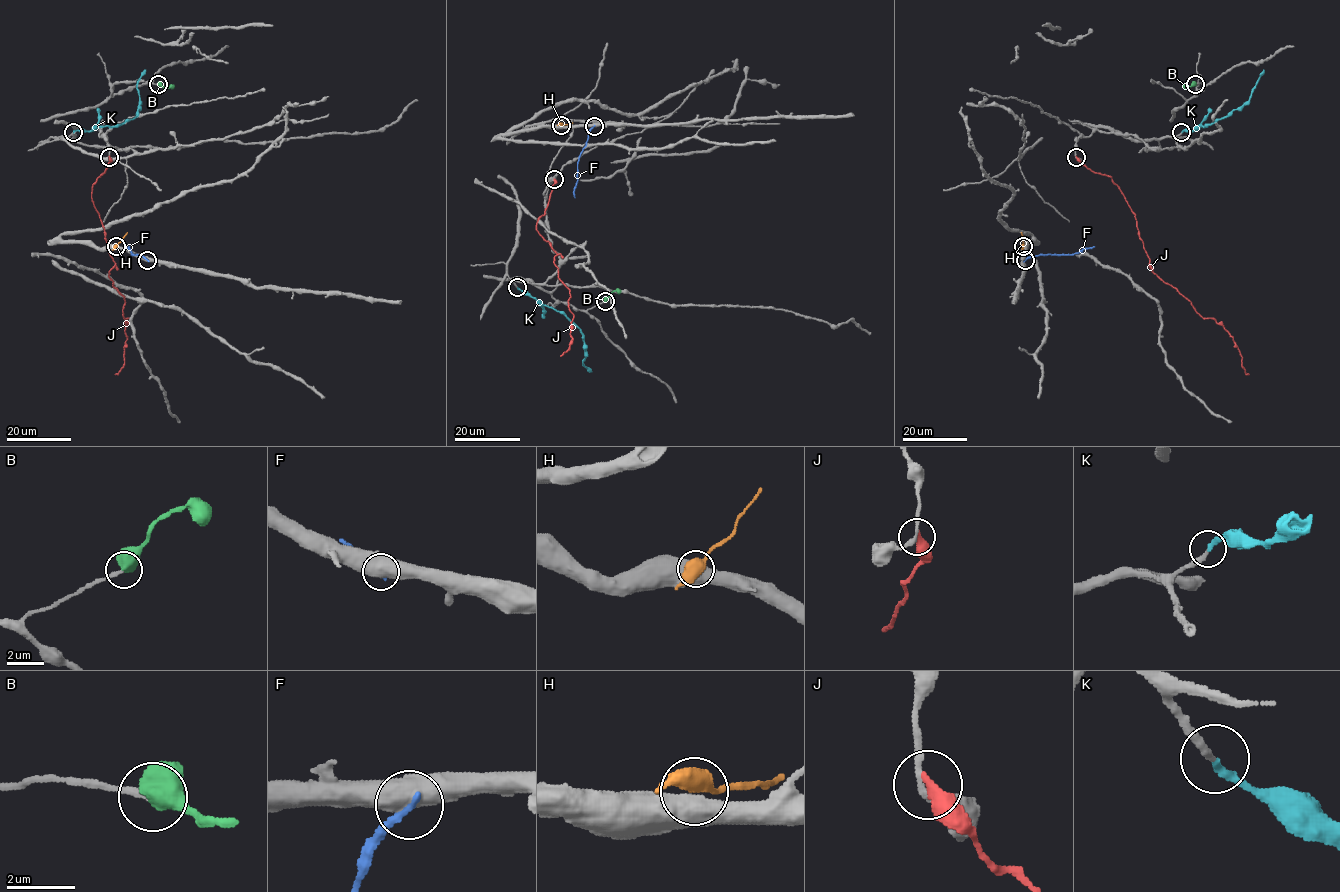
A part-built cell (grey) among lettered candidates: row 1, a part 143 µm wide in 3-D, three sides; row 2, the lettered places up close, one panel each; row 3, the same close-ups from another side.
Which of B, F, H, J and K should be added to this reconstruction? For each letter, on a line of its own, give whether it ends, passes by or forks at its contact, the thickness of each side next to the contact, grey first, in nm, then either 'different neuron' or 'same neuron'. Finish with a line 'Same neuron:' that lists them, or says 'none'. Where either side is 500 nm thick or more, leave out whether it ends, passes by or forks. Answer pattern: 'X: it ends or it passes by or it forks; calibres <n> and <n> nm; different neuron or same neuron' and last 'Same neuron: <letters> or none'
B: calibres 200 and 700 nm; same neuron
F: calibres 800 and 220 nm; different neuron
H: calibres 750 and 500 nm; different neuron
J: it ends; calibres 200 and 440 nm; different neuron
K: it ends; calibres 240 and 280 nm; same neuron
Same neuron: B, K

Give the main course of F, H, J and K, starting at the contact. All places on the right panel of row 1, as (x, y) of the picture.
F: (1024, 260), (1032, 255), (1073, 254), (1094, 246)
H: (1024, 246), (1021, 232)
J: (1076, 157), (1092, 171), (1110, 176), (1135, 214), (1151, 271), (1202, 317), (1223, 326), (1249, 374)
K: (1181, 132), (1205, 127), (1239, 110), (1249, 100), (1263, 69)

